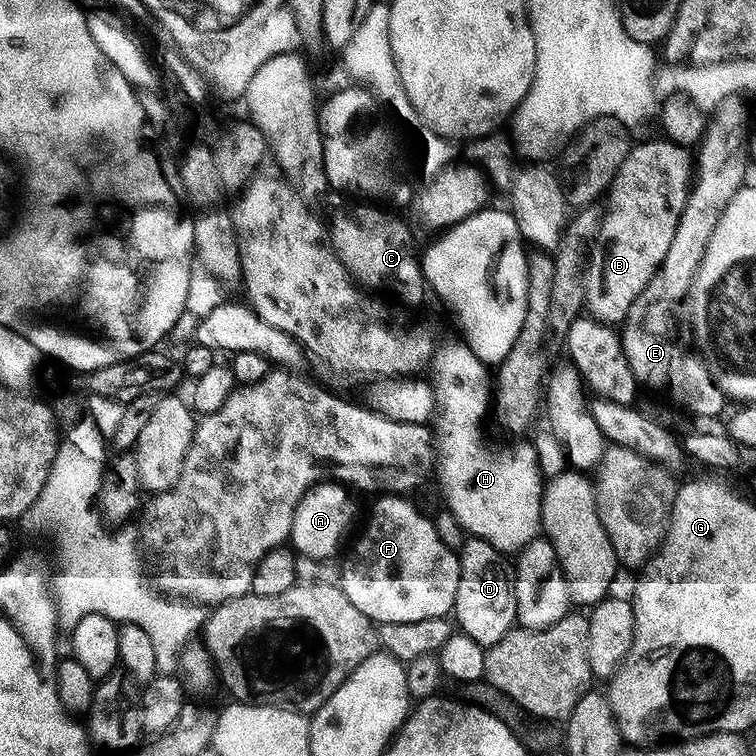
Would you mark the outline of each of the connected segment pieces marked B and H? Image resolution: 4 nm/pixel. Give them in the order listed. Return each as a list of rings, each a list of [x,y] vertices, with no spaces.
[[[648,140],[637,148],[636,145],[629,147],[628,157],[622,162],[606,193],[608,204],[603,205],[600,233],[588,254],[588,269],[584,275],[584,308],[593,320],[613,326],[623,325],[630,306],[634,306],[634,298],[638,298],[638,294],[646,290],[650,278],[654,278],[662,258],[666,258],[666,250],[670,250],[670,242],[674,242],[674,230],[678,230],[682,210],[688,201],[690,169],[693,164],[692,152],[690,154],[682,145],[671,144],[668,140]]]
[[[455,339],[445,344],[443,341],[437,347],[430,365],[430,383],[436,396],[434,443],[438,459],[434,465],[434,476],[440,479],[440,492],[445,500],[443,503],[469,537],[485,540],[500,553],[516,554],[541,535],[540,503],[546,477],[540,469],[534,444],[524,441],[524,438],[517,439],[517,444],[508,444],[492,452],[484,437],[484,419],[488,416],[488,407],[491,409],[494,404],[494,376],[489,365],[483,364],[463,339]]]

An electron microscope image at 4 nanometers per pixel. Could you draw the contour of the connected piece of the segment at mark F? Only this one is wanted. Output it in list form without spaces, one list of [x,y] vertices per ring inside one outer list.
[[[384,494],[373,500],[376,501],[372,504],[372,513],[340,568],[340,589],[358,610],[362,610],[362,614],[366,614],[366,618],[377,625],[447,617],[453,611],[458,591],[460,561],[457,553],[443,544],[433,521],[424,517],[408,498],[400,494]]]

